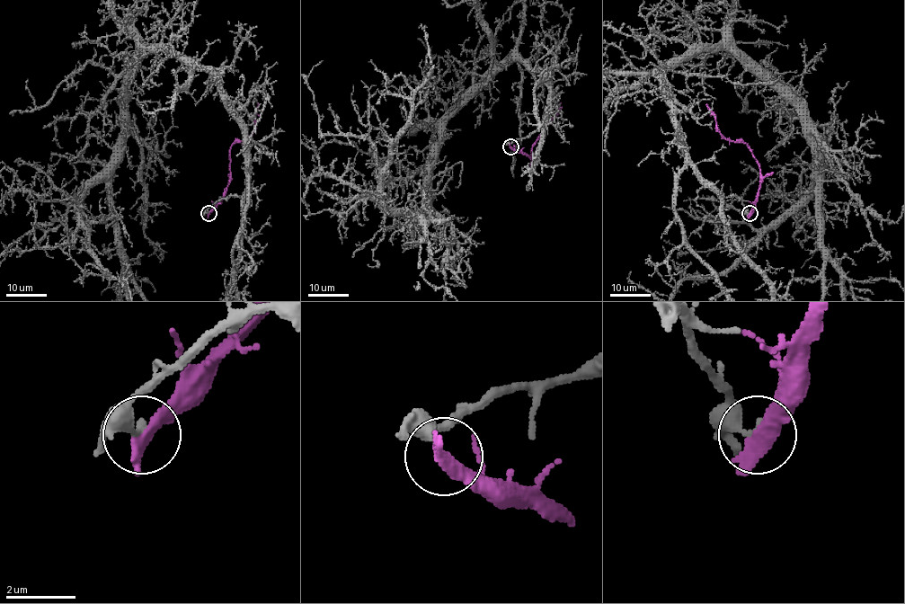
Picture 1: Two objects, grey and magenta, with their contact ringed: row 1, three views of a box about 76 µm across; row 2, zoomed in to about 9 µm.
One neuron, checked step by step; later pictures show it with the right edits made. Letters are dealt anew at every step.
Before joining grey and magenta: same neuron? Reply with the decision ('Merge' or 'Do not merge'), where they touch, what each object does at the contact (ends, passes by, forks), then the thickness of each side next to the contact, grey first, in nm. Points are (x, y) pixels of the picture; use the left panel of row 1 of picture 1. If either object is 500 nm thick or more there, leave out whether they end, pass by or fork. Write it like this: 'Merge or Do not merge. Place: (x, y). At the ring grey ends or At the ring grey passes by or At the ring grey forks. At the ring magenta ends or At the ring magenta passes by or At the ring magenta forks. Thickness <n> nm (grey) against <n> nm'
Do not merge. Place: (208, 213). At the ring grey ends. At the ring magenta ends. Thickness 240 nm (grey) against 400 nm

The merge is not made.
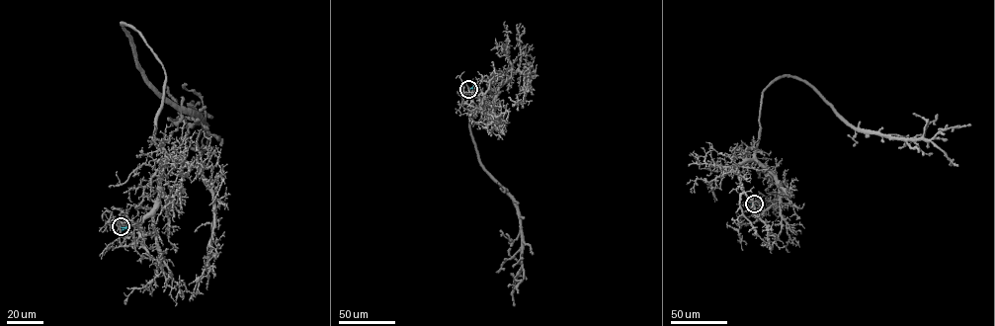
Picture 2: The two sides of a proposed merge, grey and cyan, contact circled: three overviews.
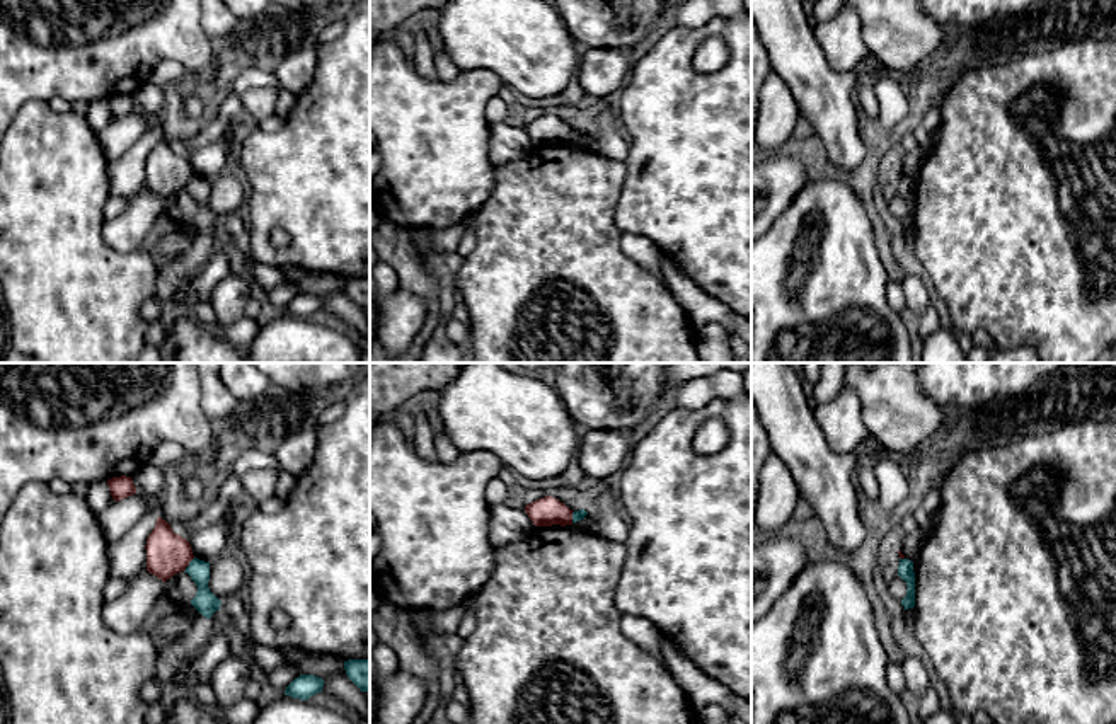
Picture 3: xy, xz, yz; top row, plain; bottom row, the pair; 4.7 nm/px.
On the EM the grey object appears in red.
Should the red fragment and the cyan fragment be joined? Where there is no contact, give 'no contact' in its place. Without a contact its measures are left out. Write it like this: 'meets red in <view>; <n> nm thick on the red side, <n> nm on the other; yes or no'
meets red in xy; 200 nm thick on the red side, 110 nm on the other; no

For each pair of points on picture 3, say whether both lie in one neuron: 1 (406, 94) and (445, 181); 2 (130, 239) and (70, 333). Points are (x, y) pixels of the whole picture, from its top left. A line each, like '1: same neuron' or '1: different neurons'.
1: same neuron
2: different neurons

